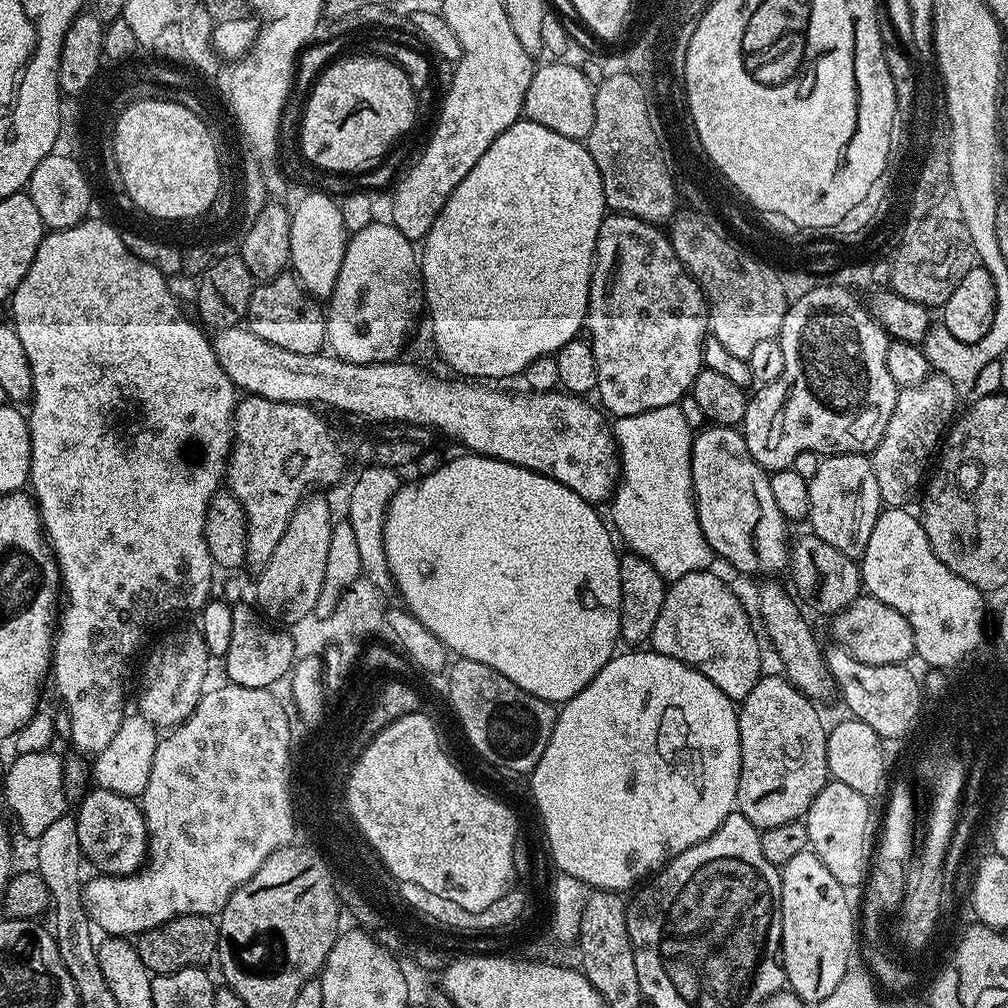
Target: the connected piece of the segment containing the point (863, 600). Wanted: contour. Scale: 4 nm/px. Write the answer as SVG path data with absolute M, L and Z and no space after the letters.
M861 594L848 608L833 615L832 636L837 645L845 648L858 662L866 662L874 666L883 664L904 664L908 659L913 659L916 647L914 634L910 630L910 622L898 614L886 602L878 602L878 598Z

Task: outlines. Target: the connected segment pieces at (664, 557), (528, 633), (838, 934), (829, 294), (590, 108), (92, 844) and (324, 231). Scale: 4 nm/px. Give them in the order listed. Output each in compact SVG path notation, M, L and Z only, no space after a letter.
M671 404L670 406L658 406L658 410L646 410L646 414L617 416L611 425L611 429L612 436L616 440L616 450L620 458L620 478L610 501L610 507L612 507L612 520L610 516L610 524L614 529L615 535L619 537L622 544L622 539L624 539L624 544L628 547L625 549L629 553L646 558L646 562L650 562L650 566L654 566L654 570L658 570L658 574L662 574L662 578L666 582L677 580L686 574L694 574L695 572L711 569L713 567L714 553L712 547L706 542L706 534L702 534L702 526L698 522L698 514L696 513L696 495L692 492L692 438L694 431L687 425L682 410L679 406Z
M463 455L454 457L449 464L448 461L441 463L438 470L405 483L389 504L385 516L384 550L399 599L404 599L401 600L403 607L418 618L430 634L438 637L449 653L485 663L522 690L556 706L563 705L564 701L578 695L617 651L616 644L620 640L620 556L616 552L617 541L605 517L603 520L593 505L578 498L570 486L562 486L562 482L554 482L554 478L497 460L495 456Z
M811 850L790 858L780 869L784 979L805 1005L819 1006L853 963L852 947L858 944L858 924L854 919L854 904L848 901L848 896L838 878L822 866Z
M820 284L817 288L802 293L797 300L795 297L789 303L786 318L782 318L782 330L778 339L785 359L781 377L777 381L755 389L755 392L757 391L756 396L754 392L754 395L749 399L748 409L744 415L742 425L744 441L754 458L754 462L758 462L769 473L773 473L781 472L783 468L792 467L794 458L798 458L798 454L803 452L818 452L821 457L834 456L842 452L853 454L871 454L875 452L876 447L880 445L882 438L886 434L886 426L890 426L890 414L894 414L894 402L896 401L898 386L894 382L894 378L890 378L890 370L886 366L886 354L888 353L890 337L866 307L865 301L863 304L850 289L843 288L840 284Z
M548 62L532 73L530 90L526 90L523 115L529 120L546 126L546 130L554 130L554 134L562 134L571 140L587 141L594 126L594 91L593 81L588 81L584 68L559 62Z
M99 786L86 791L79 801L78 807L80 809L74 812L74 819L78 830L81 857L87 863L89 860L97 868L97 873L106 876L132 876L135 872L139 872L144 866L144 861L148 859L148 831L144 821L143 807L131 796L114 794Z
M313 190L297 202L291 213L291 271L309 297L327 298L334 290L334 282L338 282L338 270L342 270L342 258L346 258L346 246L350 239L346 226L342 226L340 205L327 192Z

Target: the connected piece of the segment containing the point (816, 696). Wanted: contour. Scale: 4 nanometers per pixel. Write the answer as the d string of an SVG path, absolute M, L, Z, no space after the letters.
M772 582L761 583L764 585L760 588L760 620L764 623L765 632L763 635L766 640L768 635L777 658L784 663L783 675L805 696L821 702L820 700L826 699L834 692L832 675L824 661L822 647L820 648L819 642L816 641L816 636L804 617L805 609L798 603L797 597L791 591L788 593L780 584L768 583Z

